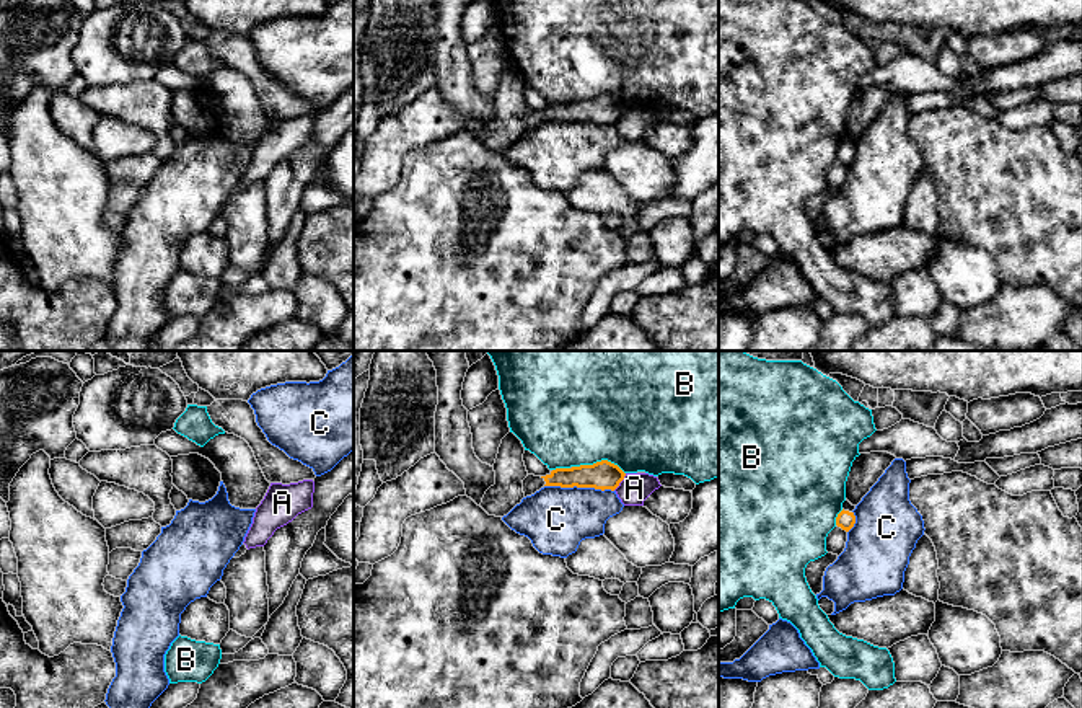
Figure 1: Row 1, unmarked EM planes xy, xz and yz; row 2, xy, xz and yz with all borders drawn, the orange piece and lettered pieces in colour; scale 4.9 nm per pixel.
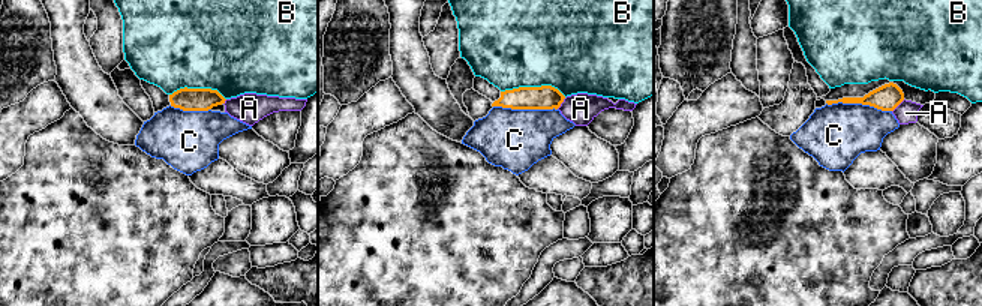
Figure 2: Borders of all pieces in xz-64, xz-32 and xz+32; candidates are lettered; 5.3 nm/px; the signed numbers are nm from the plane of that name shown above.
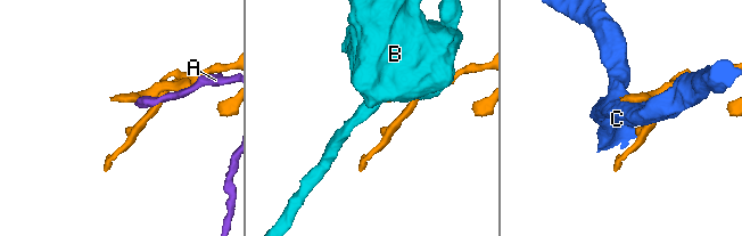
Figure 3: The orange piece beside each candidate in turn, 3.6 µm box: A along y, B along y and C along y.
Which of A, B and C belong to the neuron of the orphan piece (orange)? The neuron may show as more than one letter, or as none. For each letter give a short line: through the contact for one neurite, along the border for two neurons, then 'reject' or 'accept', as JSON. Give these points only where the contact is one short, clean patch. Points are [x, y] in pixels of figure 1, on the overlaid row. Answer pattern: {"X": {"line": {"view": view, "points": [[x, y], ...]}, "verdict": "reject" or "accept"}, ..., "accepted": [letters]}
{"A": {"line": {"view": "xz", "points": [[626, 473], [613, 490]]}, "verdict": "reject"}, "B": {"verdict": "reject"}, "C": {"verdict": "reject"}, "accepted": []}

